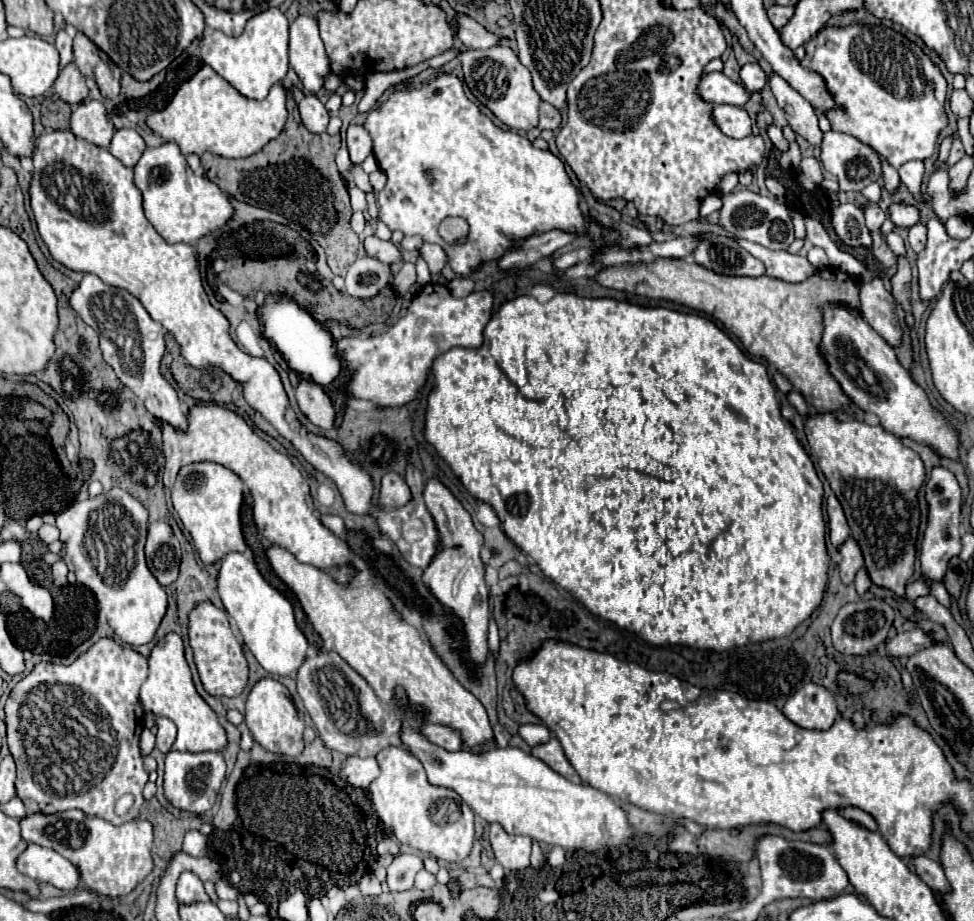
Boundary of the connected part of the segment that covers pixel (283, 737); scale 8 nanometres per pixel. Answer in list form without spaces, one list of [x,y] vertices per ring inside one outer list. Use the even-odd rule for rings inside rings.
[[[264,678],[252,688],[246,700],[246,726],[252,732],[254,740],[268,752],[300,756],[304,750],[304,720],[300,720],[298,710],[288,694],[288,688],[272,678]]]

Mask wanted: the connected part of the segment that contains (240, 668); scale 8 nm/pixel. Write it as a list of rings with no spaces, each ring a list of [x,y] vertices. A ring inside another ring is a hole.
[[[208,600],[196,604],[188,614],[188,640],[194,652],[196,670],[204,690],[214,698],[240,696],[244,686],[248,684],[248,662],[242,652],[240,640],[234,636],[230,628],[226,610],[216,608]]]

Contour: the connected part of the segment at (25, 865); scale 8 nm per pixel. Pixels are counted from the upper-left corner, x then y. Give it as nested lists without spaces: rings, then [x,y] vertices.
[[[28,844],[28,848],[18,858],[18,870],[38,882],[52,884],[64,892],[76,890],[82,882],[78,876],[78,868],[62,854],[52,848],[44,848],[38,844]]]

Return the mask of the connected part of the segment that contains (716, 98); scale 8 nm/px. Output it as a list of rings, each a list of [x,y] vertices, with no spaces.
[[[712,72],[704,74],[700,80],[700,96],[704,100],[712,100],[714,104],[734,104],[734,106],[744,106],[752,92],[748,92],[740,82],[732,82],[728,76],[722,72]]]

